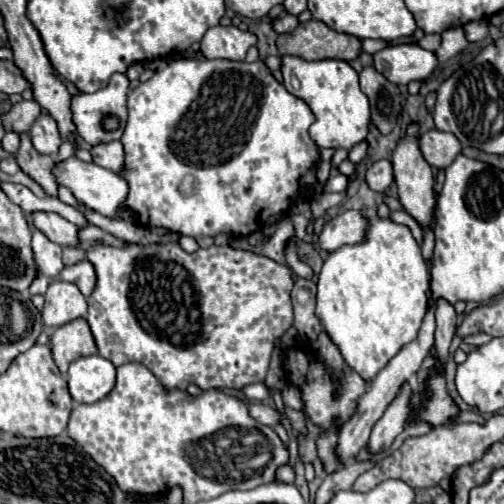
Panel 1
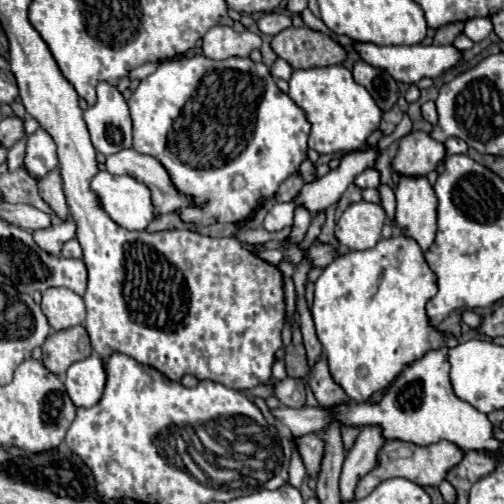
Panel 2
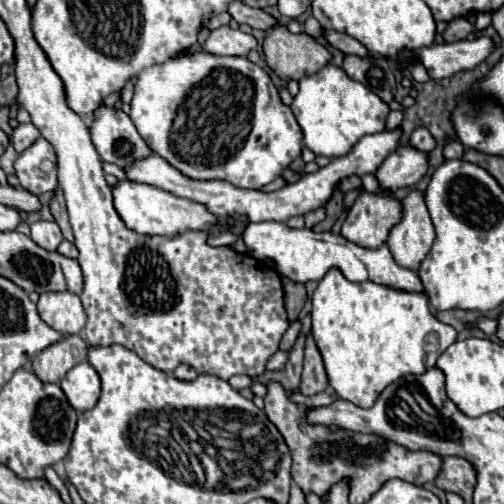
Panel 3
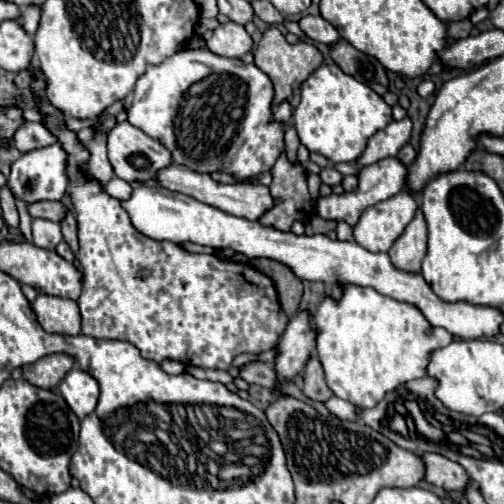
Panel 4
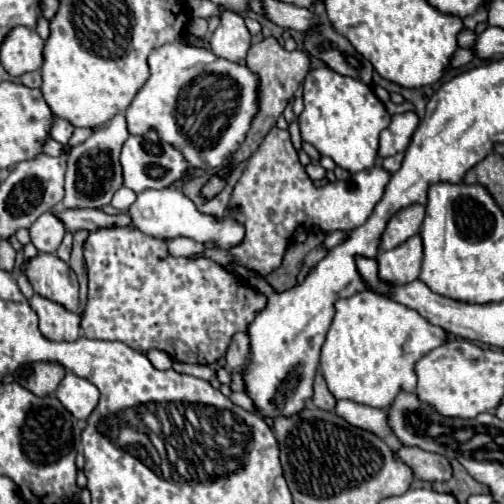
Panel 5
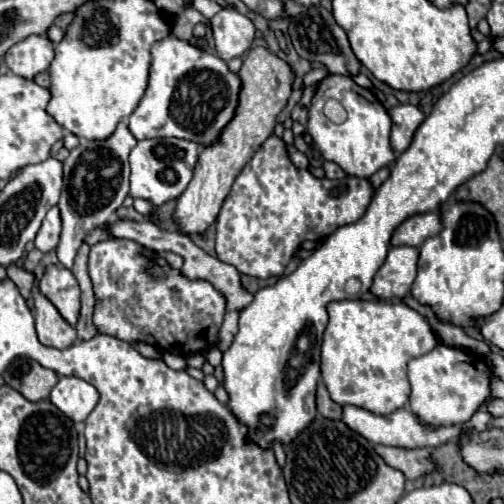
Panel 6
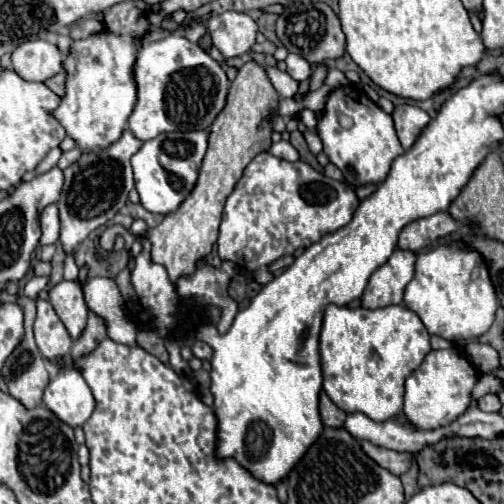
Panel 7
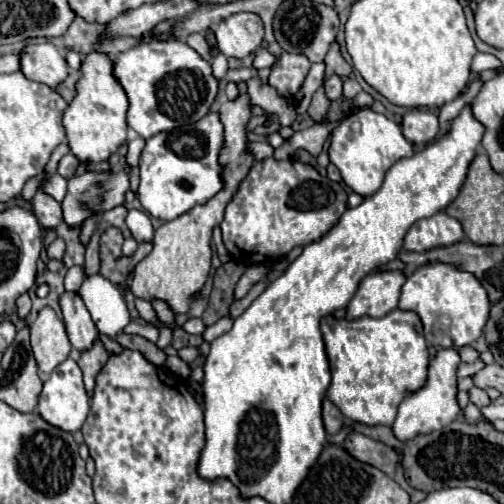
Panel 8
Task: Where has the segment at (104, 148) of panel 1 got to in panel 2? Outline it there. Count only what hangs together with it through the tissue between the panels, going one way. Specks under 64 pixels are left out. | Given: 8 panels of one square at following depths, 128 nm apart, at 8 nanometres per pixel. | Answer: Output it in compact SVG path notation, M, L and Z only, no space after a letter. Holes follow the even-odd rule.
M120 150L118 154L112 154L112 156L106 158L106 170L110 174L132 176L132 178L136 178L138 182L146 184L152 190L152 200L154 200L154 206L158 210L158 220L154 220L148 226L148 230L166 230L170 214L182 210L182 208L188 208L188 206L196 206L190 196L182 196L182 192L176 192L176 186L172 184L172 178L168 176L168 170L152 156L144 156L142 152L136 152L136 150Z

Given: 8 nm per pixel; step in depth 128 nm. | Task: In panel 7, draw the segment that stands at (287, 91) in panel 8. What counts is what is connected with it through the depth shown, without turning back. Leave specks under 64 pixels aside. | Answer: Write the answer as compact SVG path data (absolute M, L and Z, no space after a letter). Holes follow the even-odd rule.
M288 54L288 58L286 58L286 64L288 64L288 68L286 68L286 72L296 80L296 82L302 82L302 80L306 80L306 78L310 78L310 74L312 74L312 68L310 68L310 64L302 58L302 56L296 56L296 54Z

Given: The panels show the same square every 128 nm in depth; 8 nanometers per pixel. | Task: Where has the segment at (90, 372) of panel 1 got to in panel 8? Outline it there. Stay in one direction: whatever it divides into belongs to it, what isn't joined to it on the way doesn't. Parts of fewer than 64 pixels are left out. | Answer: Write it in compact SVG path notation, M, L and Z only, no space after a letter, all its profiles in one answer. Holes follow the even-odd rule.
M68 358L62 364L58 364L54 368L54 372L50 374L50 378L44 382L40 402L38 402L38 414L42 416L42 420L48 420L48 424L52 424L64 432L76 432L86 422L88 408L90 408L90 400L84 390L80 366L76 364L74 358Z

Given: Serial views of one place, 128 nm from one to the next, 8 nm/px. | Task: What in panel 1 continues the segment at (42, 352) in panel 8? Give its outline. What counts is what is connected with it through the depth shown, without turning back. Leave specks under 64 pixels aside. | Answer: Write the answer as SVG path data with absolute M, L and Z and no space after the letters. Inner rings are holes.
M52 282L44 294L44 324L50 328L64 326L76 318L86 316L86 298L70 282Z

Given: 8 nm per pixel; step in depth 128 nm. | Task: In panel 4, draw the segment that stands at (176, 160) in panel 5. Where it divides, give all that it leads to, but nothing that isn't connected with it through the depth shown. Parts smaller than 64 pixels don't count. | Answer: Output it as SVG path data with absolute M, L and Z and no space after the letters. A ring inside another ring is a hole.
M130 122L116 124L116 128L112 128L112 132L108 134L108 158L114 168L114 174L128 184L156 180L156 172L160 172L160 168L168 168L174 162L172 154L168 152L168 148L164 148L162 142L146 136Z

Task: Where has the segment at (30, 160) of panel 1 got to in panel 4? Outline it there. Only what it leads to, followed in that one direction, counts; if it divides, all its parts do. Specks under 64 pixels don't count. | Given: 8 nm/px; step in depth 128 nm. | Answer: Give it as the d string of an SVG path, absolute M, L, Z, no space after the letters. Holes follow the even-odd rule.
M68 214L60 222L60 226L62 226L62 234L64 234L64 240L68 242L70 250L74 254L78 254L78 224L76 224L76 216L74 214Z

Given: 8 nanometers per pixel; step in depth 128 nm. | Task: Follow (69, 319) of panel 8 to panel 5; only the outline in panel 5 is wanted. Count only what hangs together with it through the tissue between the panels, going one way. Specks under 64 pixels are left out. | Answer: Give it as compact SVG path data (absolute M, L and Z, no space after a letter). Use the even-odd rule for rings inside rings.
M38 254L24 264L24 272L36 294L62 304L68 312L78 310L78 282L70 266L56 254Z

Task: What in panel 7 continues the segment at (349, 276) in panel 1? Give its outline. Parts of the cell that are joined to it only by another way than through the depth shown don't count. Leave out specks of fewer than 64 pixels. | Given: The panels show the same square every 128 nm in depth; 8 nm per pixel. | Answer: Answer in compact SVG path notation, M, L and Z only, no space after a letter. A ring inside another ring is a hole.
M330 304L320 332L320 356L324 392L346 414L362 412L374 422L386 422L400 414L404 380L430 352L430 336L420 316L404 306L376 310L342 308Z

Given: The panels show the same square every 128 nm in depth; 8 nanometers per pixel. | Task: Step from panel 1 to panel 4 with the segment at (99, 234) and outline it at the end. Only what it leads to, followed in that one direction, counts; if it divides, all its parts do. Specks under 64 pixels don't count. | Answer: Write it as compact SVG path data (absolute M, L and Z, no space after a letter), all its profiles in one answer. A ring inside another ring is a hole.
M46 218L32 220L32 236L34 236L34 244L46 250L54 250L62 242L60 224Z

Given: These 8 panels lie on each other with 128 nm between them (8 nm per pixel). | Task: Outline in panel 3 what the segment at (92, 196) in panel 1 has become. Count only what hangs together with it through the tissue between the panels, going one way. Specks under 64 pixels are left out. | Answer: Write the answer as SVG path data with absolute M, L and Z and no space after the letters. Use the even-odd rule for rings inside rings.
M118 182L112 188L114 194L114 208L124 220L124 224L138 232L138 234L148 234L148 236L178 236L188 230L198 230L206 232L208 236L220 234L220 232L230 232L232 226L218 216L212 216L204 204L196 204L194 200L180 200L180 196L172 196L170 192L160 192L160 188L152 188L150 184L138 184L138 182Z

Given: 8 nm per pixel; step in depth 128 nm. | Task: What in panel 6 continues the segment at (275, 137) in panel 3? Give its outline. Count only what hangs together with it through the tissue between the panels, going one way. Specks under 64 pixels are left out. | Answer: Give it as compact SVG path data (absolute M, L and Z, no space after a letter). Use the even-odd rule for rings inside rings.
M170 34L152 46L148 88L138 108L130 114L128 128L136 140L176 136L198 142L200 146L210 144L232 120L238 104L238 90L240 78L228 70L222 58Z

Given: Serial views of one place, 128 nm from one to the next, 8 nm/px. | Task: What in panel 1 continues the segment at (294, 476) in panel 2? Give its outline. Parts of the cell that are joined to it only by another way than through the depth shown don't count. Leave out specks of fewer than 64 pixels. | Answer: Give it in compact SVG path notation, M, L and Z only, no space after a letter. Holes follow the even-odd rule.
M252 404L250 406L250 416L256 418L260 424L268 424L268 426L274 426L274 424L282 422L280 412L276 408L266 406L266 404Z

